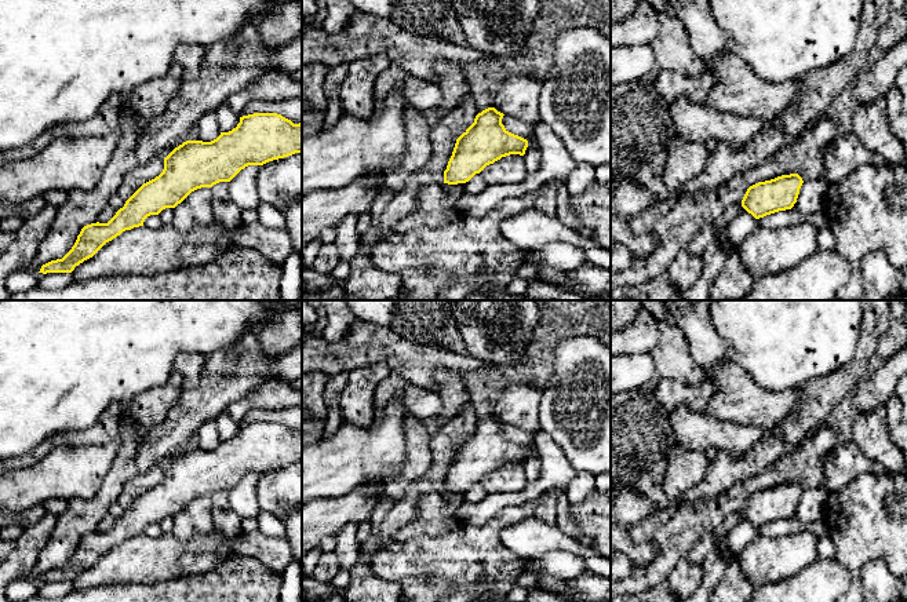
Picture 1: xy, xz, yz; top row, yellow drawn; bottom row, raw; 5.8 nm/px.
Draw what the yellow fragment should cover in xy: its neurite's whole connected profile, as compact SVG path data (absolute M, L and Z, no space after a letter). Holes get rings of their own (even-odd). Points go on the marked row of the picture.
M254 113L243 116L240 117L240 123L236 128L229 132L221 132L221 135L211 142L186 141L164 158L163 172L154 179L143 183L108 223L96 222L84 226L72 249L62 259L51 260L43 264L39 273L72 273L76 266L92 258L106 242L112 241L125 230L143 226L143 222L147 216L159 215L165 208L175 208L192 191L201 187L212 187L219 182L230 182L241 169L248 165L263 165L269 161L284 158L295 153L302 153L302 123L294 124L291 120L277 113Z

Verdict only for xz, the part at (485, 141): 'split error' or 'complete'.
complete

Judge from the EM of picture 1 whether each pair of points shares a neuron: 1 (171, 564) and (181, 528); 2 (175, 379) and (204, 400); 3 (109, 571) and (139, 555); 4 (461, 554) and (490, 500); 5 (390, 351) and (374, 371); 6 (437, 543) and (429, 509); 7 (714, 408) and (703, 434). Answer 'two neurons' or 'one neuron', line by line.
1: two neurons
2: two neurons
3: one neuron
4: two neurons
5: two neurons
6: two neurons
7: two neurons

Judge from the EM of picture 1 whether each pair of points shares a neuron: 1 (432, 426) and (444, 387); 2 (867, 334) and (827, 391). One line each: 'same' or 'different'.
1: same
2: same

